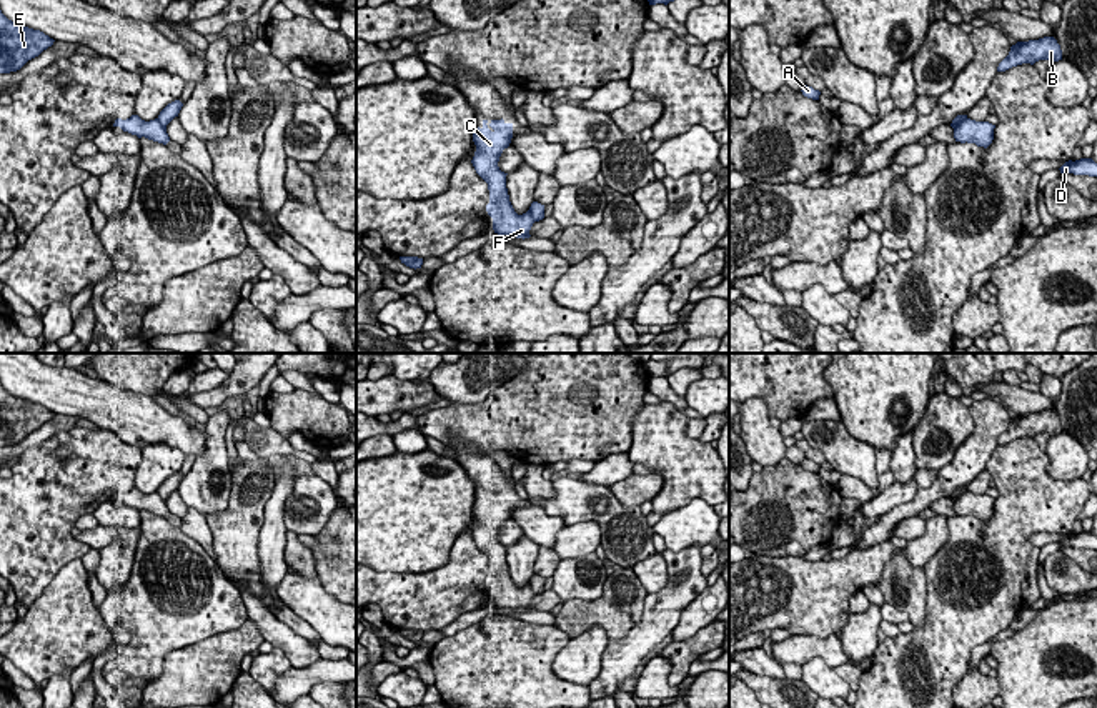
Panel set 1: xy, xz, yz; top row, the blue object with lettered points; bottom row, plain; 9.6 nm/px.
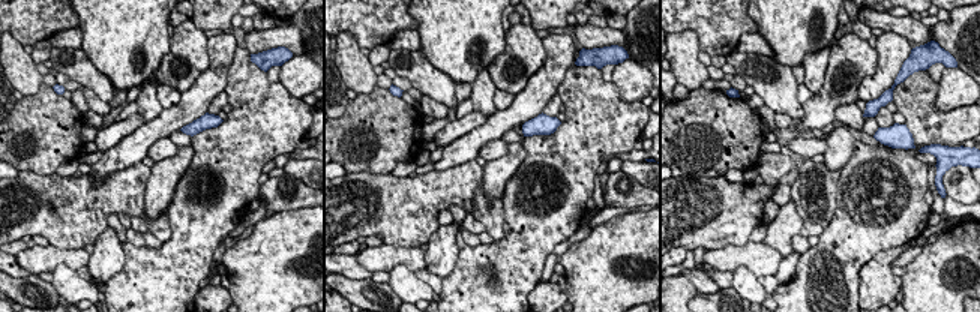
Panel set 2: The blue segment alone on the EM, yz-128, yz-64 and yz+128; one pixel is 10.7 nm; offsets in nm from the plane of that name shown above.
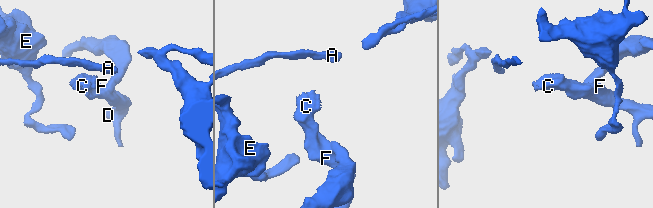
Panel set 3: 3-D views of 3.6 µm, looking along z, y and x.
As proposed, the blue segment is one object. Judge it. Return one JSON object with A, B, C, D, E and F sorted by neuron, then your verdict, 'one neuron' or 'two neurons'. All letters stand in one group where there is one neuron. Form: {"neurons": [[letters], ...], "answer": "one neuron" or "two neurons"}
{"neurons": [["A", "B", "E"], ["C", "D", "F"]], "answer": "two neurons"}

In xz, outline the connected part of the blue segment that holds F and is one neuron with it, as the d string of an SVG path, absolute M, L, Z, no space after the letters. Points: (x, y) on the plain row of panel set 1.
M483 493L483 500L474 501L473 515L476 518L471 533L476 546L488 556L489 576L488 588L493 591L493 603L498 608L511 608L516 611L529 611L529 603L536 595L529 583L518 588L509 575L506 561L506 548L499 543L498 535L504 521L513 511L513 496L501 493Z

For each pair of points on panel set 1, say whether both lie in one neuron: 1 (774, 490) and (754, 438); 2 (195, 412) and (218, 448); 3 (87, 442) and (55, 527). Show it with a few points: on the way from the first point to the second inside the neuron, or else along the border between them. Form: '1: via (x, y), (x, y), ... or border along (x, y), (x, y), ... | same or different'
1: border along (784, 457), (773, 465), (763, 467) | different
2: border along (210, 417), (207, 423) | different
3: via (87, 463), (87, 470), (55, 505) | same

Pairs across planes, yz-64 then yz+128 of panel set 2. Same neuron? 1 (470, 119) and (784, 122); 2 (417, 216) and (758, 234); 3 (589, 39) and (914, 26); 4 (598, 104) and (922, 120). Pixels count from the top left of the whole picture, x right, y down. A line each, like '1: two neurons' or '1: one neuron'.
1: two neurons
2: two neurons
3: one neuron
4: one neuron

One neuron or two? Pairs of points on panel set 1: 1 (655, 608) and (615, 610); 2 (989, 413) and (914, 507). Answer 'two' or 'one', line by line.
1: two
2: one

